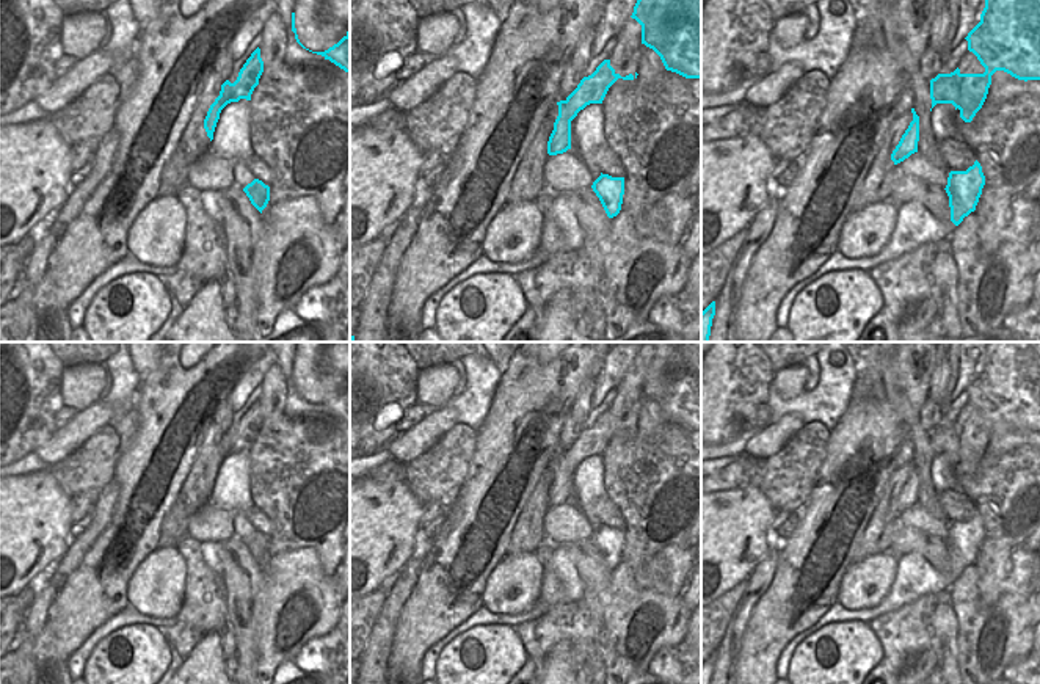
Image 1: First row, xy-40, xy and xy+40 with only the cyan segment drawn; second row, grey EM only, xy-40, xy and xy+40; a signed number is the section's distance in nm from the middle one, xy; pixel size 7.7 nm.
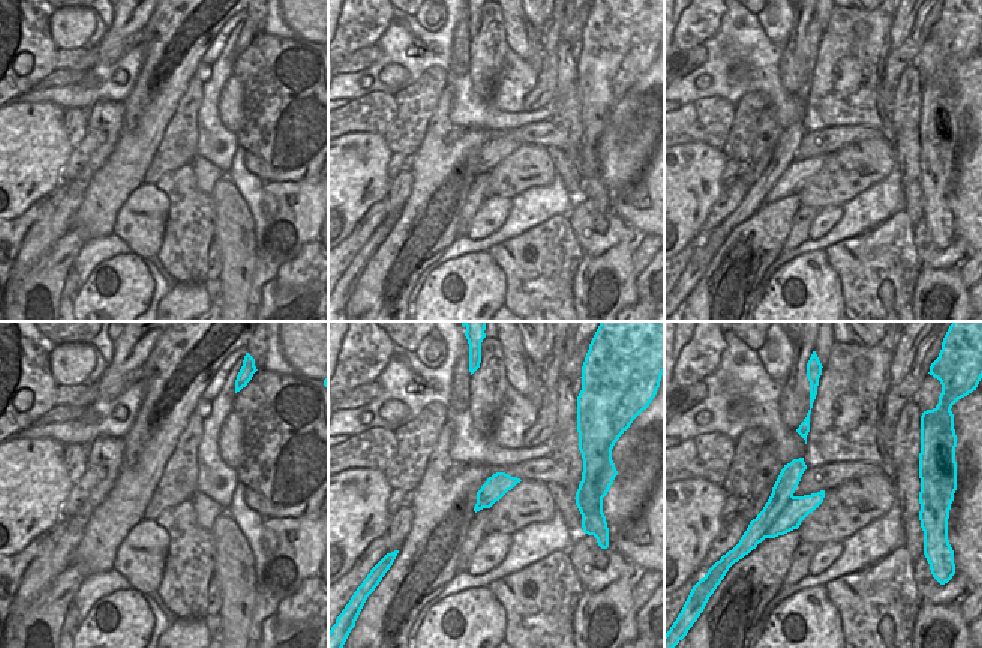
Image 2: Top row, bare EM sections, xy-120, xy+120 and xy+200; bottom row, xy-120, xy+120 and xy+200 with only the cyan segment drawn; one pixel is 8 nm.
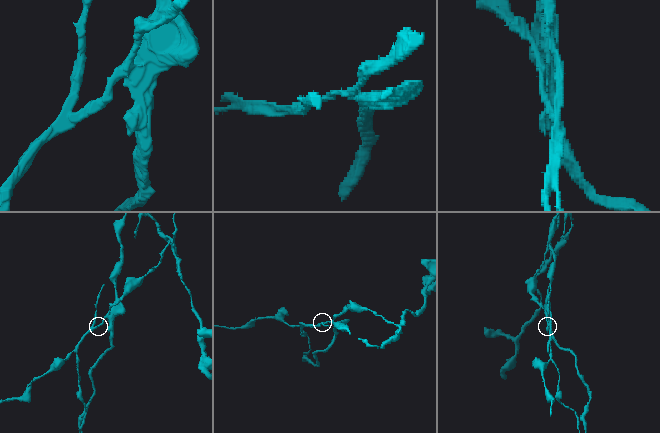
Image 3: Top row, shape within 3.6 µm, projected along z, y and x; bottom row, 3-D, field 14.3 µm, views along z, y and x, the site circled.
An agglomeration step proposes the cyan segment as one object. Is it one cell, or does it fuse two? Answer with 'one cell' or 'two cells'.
two cells

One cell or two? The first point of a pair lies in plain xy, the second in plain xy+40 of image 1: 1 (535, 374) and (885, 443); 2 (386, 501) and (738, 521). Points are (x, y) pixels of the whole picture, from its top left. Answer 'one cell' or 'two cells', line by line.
1: one cell
2: one cell

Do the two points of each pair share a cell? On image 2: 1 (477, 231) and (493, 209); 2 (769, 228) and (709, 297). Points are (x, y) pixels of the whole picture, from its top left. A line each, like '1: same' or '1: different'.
1: same
2: same

